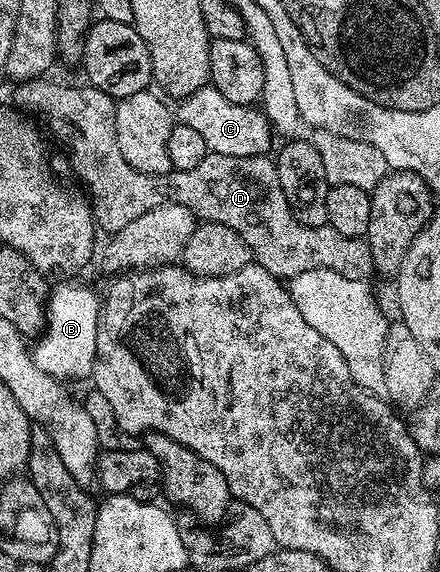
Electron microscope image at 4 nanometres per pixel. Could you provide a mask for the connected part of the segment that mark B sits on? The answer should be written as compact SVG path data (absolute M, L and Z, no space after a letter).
M62 283L49 292L45 330L38 344L33 344L34 363L53 379L71 381L91 374L96 357L96 329L98 328L99 296L94 296L82 283Z

